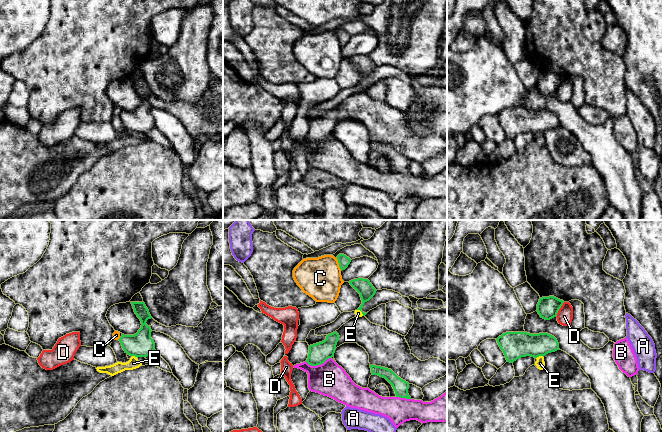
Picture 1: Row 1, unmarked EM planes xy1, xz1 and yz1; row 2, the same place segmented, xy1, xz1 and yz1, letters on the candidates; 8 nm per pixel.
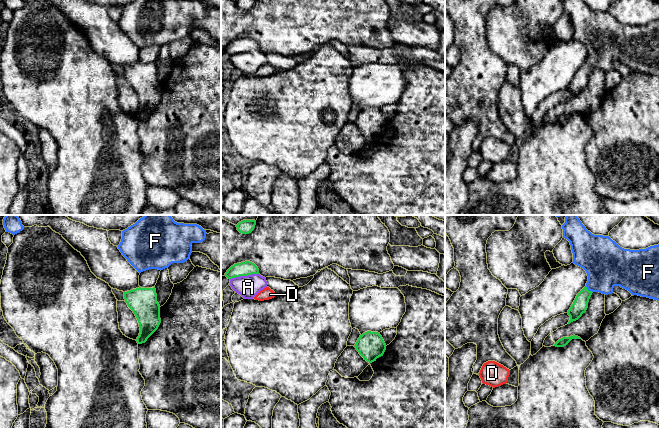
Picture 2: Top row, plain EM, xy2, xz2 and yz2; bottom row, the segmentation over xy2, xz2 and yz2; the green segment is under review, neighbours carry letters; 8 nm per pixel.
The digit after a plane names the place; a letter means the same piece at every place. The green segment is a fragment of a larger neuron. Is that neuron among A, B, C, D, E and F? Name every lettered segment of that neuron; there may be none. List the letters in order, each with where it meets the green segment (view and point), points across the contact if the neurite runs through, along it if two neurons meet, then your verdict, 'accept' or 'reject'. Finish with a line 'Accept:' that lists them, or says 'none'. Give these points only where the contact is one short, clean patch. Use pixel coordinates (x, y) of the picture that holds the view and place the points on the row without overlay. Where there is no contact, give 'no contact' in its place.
A: meets green in xz2 at (244, 51); reject
B: meets green in xz1 at (318, 140); reject
C: meets green in xz1 at (339, 40); reject
D: meets green in yz1 at (559, 84); reject
E: meets green in yz1 at (539, 131); border along yz1 (543, 132), (536, 134); reject
F: meets green in yz2 at (588, 66); runs through yz2 (580, 80), (582, 73), (588, 66), (603, 51), (606, 41); accept
Accept: F

